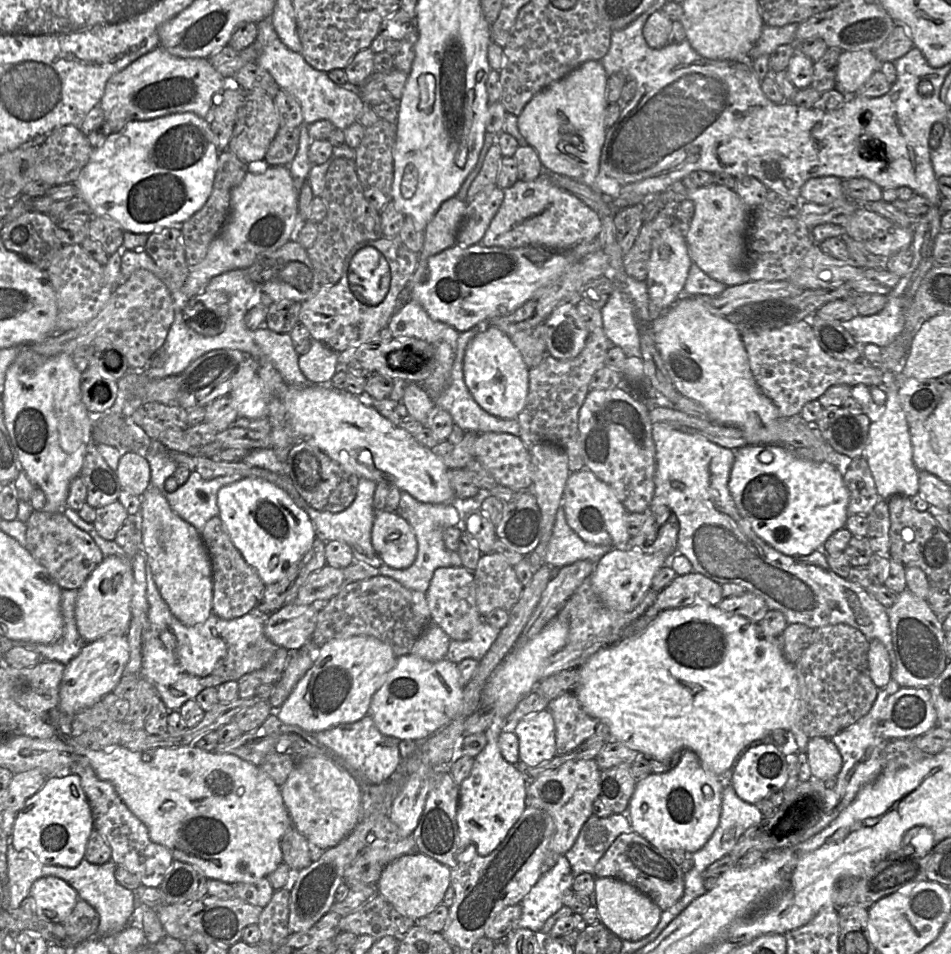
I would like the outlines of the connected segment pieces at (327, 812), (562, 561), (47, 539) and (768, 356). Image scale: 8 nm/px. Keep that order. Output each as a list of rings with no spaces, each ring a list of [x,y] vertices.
[[[327,756],[307,757],[297,763],[281,786],[281,794],[292,825],[321,850],[337,846],[359,823],[360,785],[345,768]]]
[[[560,505],[556,512],[556,518],[552,535],[545,555],[545,564],[555,568],[570,565],[578,560],[590,560],[596,564],[605,554],[616,549],[611,545],[595,545],[582,540],[568,525],[565,517],[564,507]]]
[[[35,511],[26,523],[26,549],[62,589],[80,589],[104,555],[85,531],[76,527],[63,513]]]
[[[803,320],[777,329],[743,333],[741,338],[754,379],[777,406],[781,418],[799,415],[807,402],[818,399],[833,385],[865,384],[871,387],[883,382],[884,370],[878,364],[865,359],[857,362],[837,360],[824,352],[811,325]]]

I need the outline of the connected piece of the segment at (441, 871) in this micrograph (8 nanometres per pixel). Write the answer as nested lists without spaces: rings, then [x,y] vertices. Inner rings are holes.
[[[421,853],[401,856],[386,865],[376,883],[377,894],[383,896],[402,915],[417,921],[439,906],[450,886],[451,869]]]

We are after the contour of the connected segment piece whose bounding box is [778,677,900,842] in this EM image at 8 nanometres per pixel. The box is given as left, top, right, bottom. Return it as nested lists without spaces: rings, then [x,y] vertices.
[[[891,677],[889,682],[878,690],[876,699],[869,711],[857,722],[830,738],[842,756],[842,768],[836,776],[837,783],[833,789],[826,789],[823,781],[811,775],[810,781],[799,781],[794,788],[782,790],[784,792],[784,800],[778,810],[785,809],[795,799],[804,794],[818,795],[822,800],[820,819],[799,837],[798,842],[808,840],[828,827],[852,803],[860,788],[873,782],[882,773],[882,752],[888,741],[879,737],[875,732],[875,728],[888,696],[895,693],[899,688],[899,684]]]

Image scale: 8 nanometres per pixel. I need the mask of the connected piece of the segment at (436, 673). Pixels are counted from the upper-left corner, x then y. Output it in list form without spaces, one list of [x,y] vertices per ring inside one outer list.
[[[408,654],[398,657],[395,667],[388,673],[383,685],[374,694],[368,714],[372,717],[378,730],[385,736],[401,741],[424,741],[446,728],[454,719],[466,719],[458,718],[458,710],[462,700],[463,686],[460,684],[458,664],[448,659],[429,662]]]

